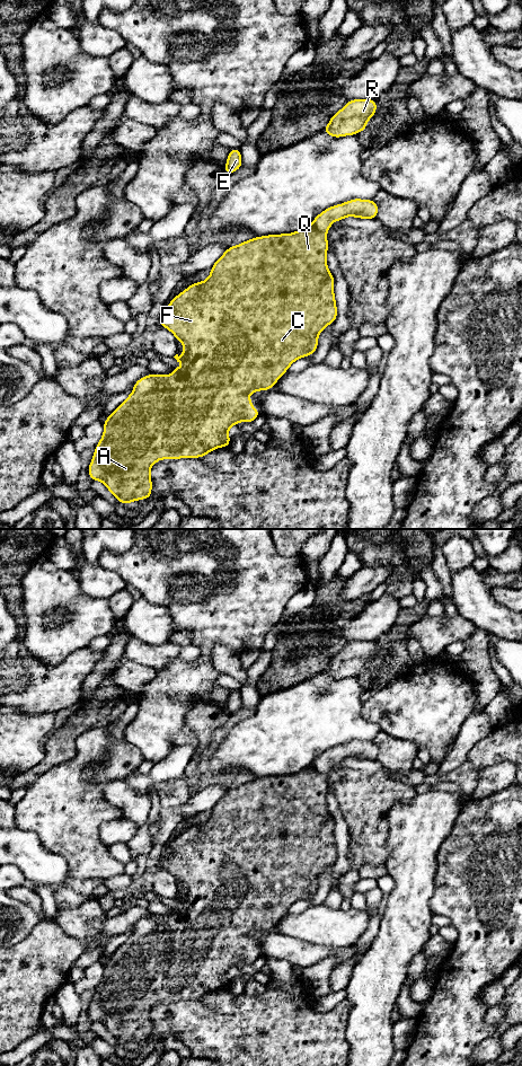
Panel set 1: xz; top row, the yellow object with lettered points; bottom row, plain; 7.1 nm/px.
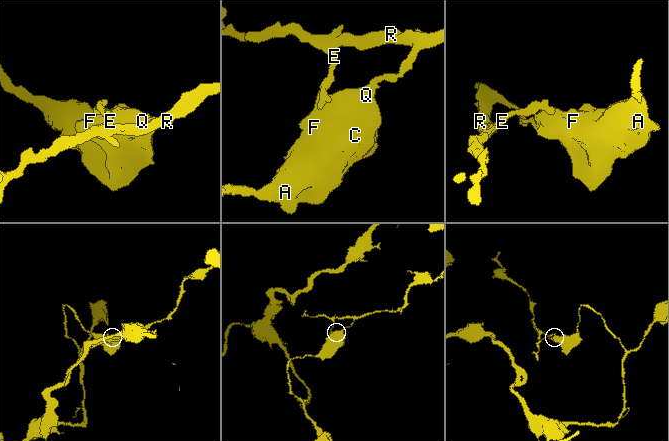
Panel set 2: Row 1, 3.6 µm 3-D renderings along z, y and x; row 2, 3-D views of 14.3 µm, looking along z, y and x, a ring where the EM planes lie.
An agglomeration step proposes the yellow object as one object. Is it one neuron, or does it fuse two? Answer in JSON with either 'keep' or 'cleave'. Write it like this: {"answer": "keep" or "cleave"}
{"answer": "cleave"}

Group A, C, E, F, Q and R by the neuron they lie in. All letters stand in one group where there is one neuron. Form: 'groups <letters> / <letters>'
groups A C F Q / E R

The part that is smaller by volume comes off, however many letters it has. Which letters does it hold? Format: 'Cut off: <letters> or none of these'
Cut off: E, R

